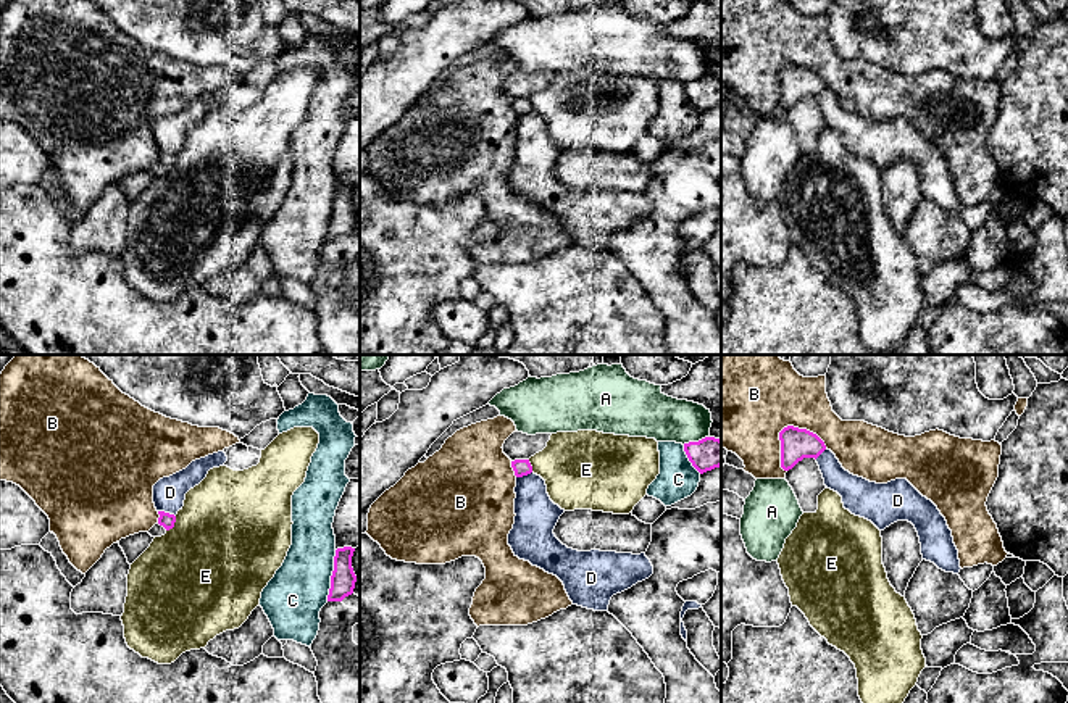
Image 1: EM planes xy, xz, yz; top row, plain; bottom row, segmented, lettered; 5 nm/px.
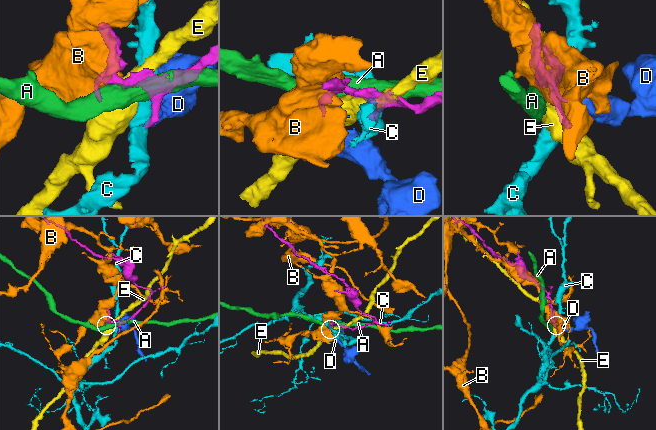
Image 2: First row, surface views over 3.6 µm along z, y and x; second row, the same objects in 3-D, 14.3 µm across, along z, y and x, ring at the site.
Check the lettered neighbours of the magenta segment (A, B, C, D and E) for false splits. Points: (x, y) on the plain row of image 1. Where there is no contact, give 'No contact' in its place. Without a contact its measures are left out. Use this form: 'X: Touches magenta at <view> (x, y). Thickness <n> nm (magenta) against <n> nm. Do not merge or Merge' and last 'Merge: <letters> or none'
A: Touches magenta at xz (696, 81). Thickness 160 nm (magenta) against 240 nm. Do not merge
B: Touches magenta at yz (788, 65). Thickness 160 nm (magenta) against 440 nm. Do not merge
C: Touches magenta at xy (331, 215). Thickness 130 nm (magenta) against 300 nm. Do not merge
D: Touches magenta at xy (166, 152). Thickness 70 nm (magenta) against 160 nm. Do not merge
E: Touches magenta at xy (173, 163). Thickness 70 nm (magenta) against 500 nm. Do not merge
Merge: none

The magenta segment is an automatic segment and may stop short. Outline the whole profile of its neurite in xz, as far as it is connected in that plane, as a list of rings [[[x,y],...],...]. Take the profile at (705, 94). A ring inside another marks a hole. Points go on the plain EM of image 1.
[[[705,76],[699,81],[684,82],[684,90],[692,105],[700,111],[711,110],[721,105],[721,79]]]

